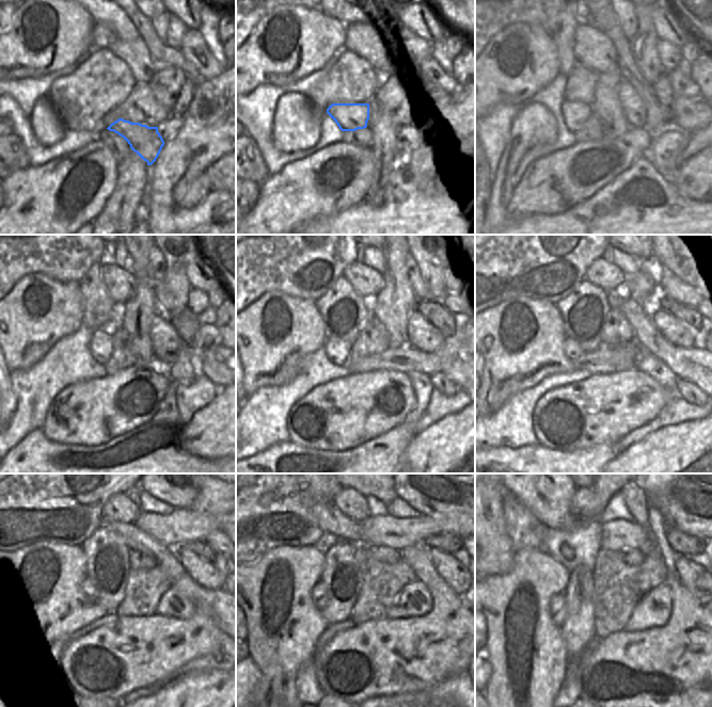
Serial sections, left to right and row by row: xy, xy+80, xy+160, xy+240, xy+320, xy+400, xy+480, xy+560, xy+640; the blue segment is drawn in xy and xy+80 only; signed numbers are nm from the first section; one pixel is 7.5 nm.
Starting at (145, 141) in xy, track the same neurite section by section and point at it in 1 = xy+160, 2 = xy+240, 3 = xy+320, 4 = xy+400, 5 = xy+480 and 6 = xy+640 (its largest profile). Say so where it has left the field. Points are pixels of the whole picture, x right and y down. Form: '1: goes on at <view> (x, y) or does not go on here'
1: goes on at xy+160 (575, 113)
2: goes on at xy+240 (100, 344)
3: goes on at xy+320 (337, 351)
4: goes on at xy+400 (571, 350)
5: goes on at xy+480 (88, 588)
6: goes on at xy+640 (557, 605)

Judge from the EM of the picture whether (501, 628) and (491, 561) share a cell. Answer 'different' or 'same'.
different

